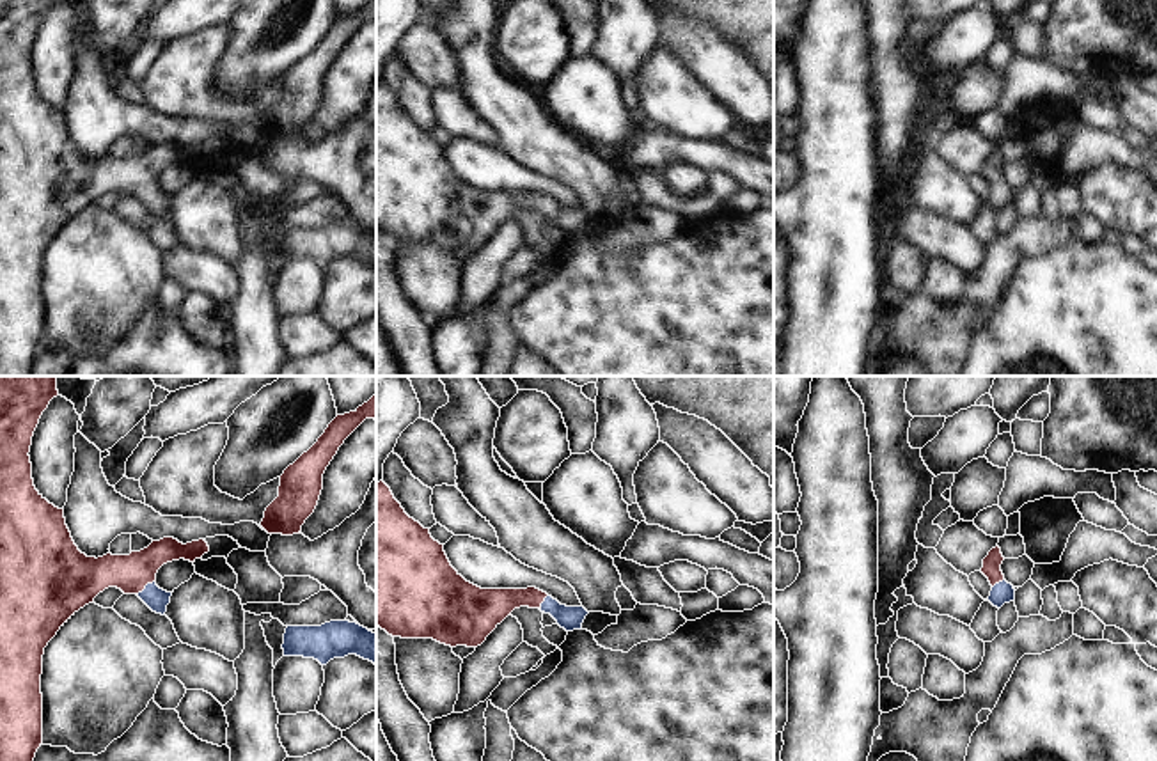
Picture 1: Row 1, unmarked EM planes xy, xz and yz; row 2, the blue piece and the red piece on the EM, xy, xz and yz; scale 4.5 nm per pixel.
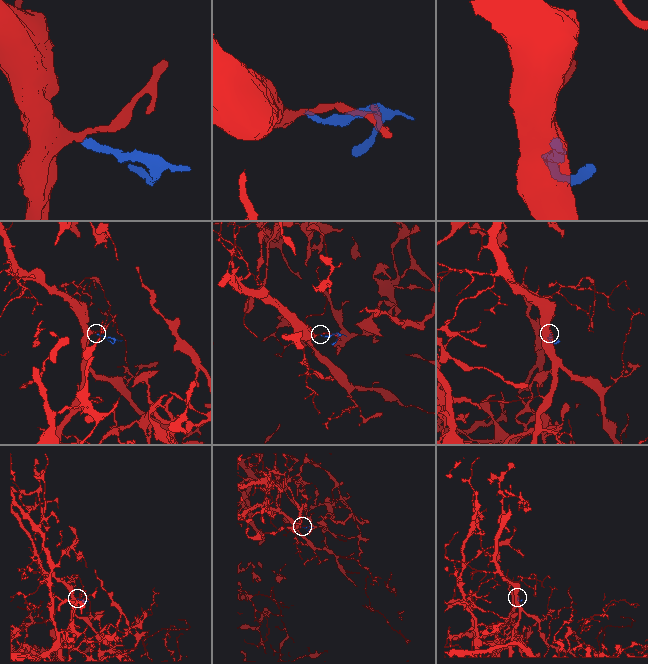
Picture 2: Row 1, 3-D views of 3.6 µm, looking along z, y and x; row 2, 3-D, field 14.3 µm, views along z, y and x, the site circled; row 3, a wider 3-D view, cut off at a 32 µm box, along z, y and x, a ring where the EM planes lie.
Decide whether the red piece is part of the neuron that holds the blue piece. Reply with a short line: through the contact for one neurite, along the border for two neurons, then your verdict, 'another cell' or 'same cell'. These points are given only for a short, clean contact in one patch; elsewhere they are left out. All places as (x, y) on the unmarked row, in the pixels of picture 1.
line xy (153, 199), (146, 188), (130, 176); same cell

